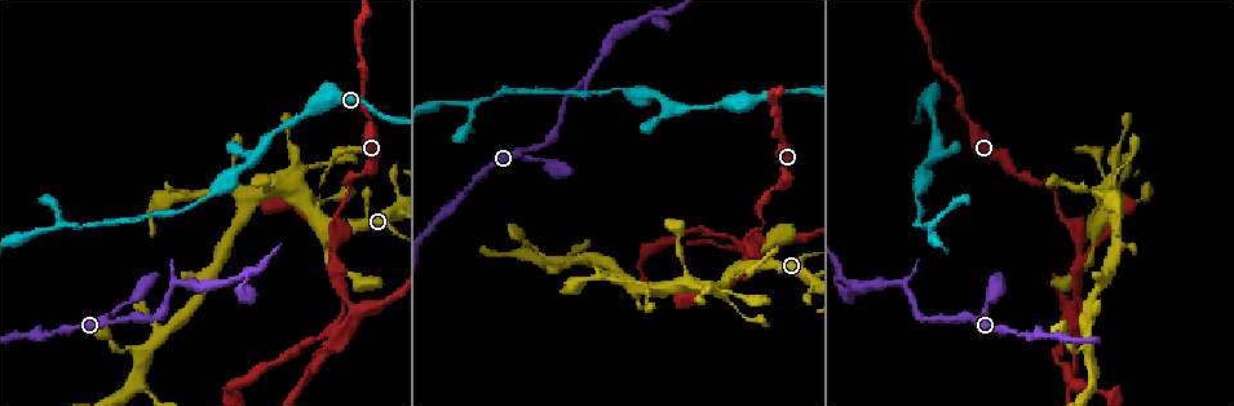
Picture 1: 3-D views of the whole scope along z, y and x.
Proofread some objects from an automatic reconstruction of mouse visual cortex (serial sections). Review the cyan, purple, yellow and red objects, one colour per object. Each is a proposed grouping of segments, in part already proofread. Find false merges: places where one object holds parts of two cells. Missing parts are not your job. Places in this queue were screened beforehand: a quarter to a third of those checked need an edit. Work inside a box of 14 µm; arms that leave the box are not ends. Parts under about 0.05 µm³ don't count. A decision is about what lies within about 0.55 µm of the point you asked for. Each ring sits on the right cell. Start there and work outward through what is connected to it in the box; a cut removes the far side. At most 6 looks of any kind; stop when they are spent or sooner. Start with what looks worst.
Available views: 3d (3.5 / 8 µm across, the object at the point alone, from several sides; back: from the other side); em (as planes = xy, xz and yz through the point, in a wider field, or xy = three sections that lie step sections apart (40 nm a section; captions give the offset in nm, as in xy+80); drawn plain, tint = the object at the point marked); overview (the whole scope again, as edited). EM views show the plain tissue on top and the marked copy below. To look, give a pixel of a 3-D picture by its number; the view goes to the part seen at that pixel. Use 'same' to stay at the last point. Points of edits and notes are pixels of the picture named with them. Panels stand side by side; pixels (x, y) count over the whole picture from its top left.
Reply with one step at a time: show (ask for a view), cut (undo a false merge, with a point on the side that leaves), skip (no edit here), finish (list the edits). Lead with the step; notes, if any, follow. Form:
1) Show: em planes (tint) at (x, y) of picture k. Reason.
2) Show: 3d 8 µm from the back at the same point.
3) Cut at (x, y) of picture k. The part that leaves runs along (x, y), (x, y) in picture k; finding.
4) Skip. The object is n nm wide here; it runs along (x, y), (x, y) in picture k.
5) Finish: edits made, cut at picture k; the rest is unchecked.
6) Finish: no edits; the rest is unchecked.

Show: 3d 3.5 µm at (346, 183) of picture 1. Abrupt turn.

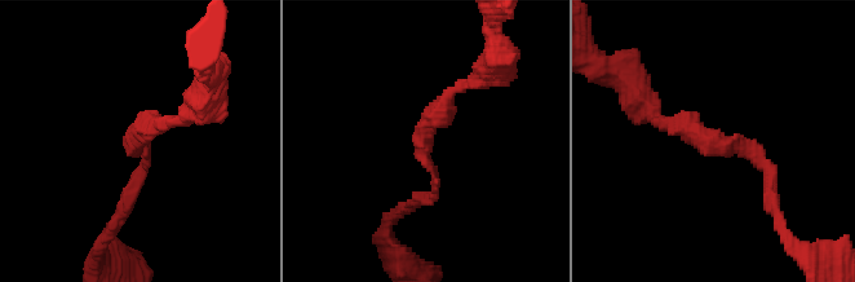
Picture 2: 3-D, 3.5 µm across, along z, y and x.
Show: em xy step 5 (tint) at (427, 160) of picture 2. The arms are 150, 200 nm wide.

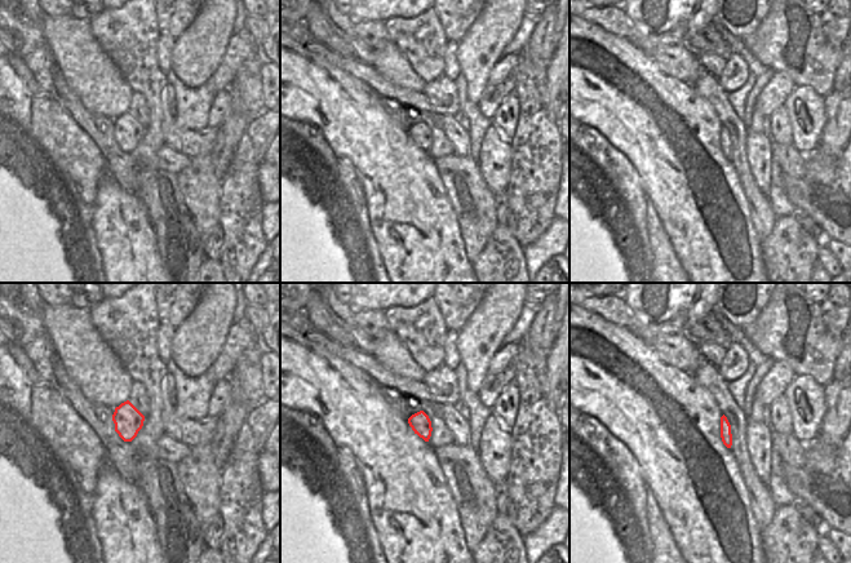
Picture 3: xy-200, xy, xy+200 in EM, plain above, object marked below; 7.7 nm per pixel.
Show: em planes (tint) at the same point. Another direction.

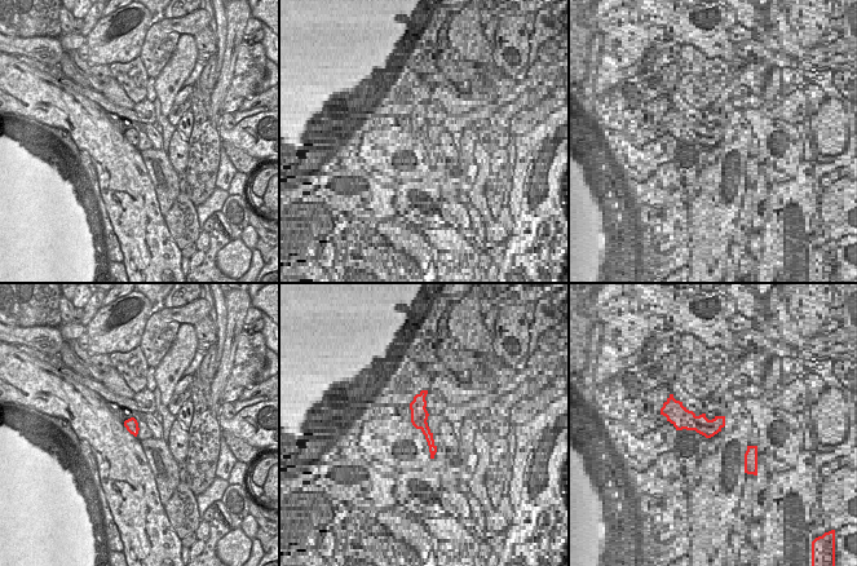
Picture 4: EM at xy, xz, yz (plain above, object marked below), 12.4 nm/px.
Skip. The object is 160 nm wide here; it runs along (663, 122), (748, 149), (771, 201) in picture 2; one cell here.

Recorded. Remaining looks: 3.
Show: 3d 3.5 µm at (335, 257) of picture 1. Sharp bend.

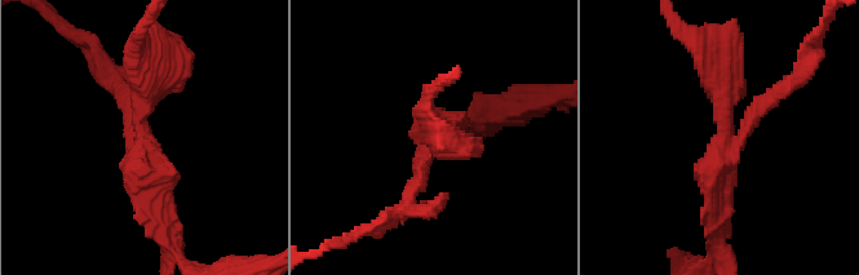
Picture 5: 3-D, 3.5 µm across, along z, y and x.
Show: em xy step 3 (tint) at (724, 139) of picture 5. 3 arms meet here; the arms are 150, 300, 350 nm wide.

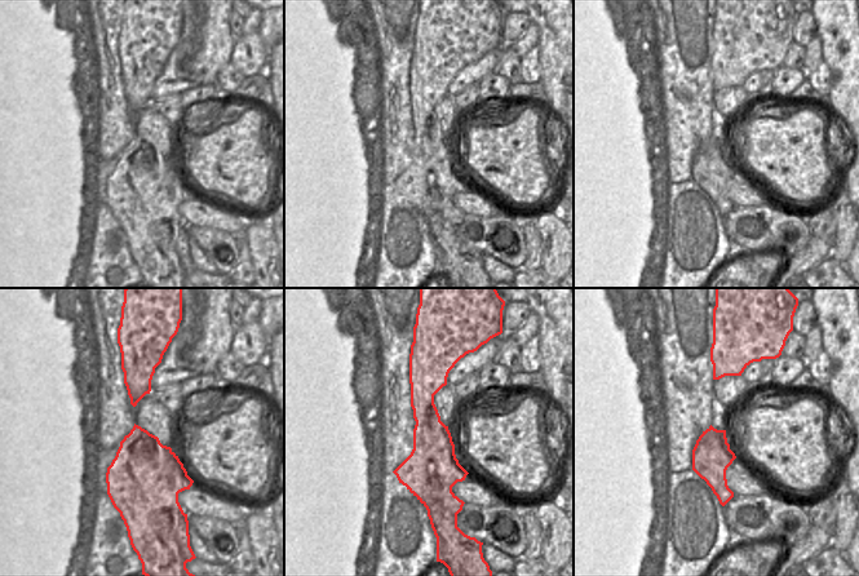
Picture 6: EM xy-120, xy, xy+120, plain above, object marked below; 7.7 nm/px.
Cut at (762, 100) of picture 5. The part that leaves runs along (735, 140), (807, 52) in picture 5; a second cell is stuck on.

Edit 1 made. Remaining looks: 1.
Finish: edits made, cut at picture 5; the rest is unchecked.

